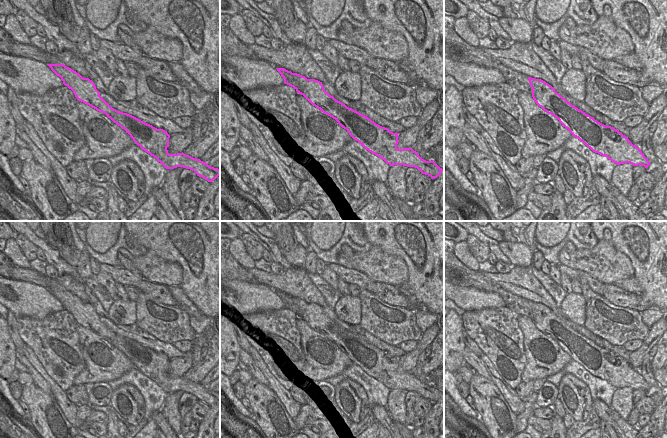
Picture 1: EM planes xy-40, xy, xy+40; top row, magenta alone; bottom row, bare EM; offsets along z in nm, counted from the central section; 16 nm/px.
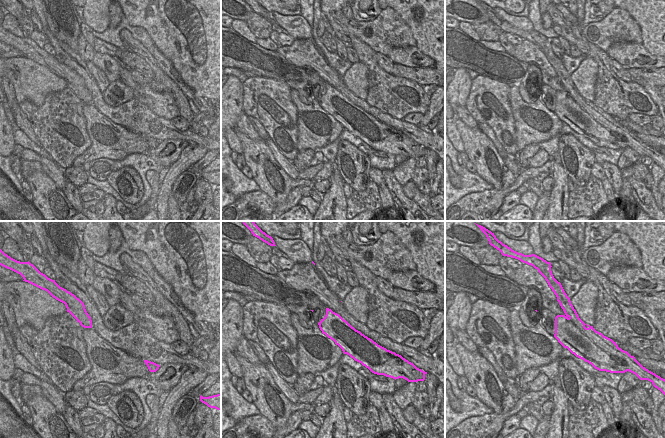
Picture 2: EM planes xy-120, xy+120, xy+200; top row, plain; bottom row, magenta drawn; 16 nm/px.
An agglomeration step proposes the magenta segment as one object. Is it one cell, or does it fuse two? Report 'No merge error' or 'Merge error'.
Merge error

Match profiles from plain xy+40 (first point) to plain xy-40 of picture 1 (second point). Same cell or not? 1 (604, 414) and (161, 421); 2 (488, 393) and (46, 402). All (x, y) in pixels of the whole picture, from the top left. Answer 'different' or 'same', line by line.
1: same
2: same

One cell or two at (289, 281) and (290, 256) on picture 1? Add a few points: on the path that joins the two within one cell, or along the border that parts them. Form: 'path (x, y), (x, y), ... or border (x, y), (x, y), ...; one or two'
border (293, 266), (303, 268); two

